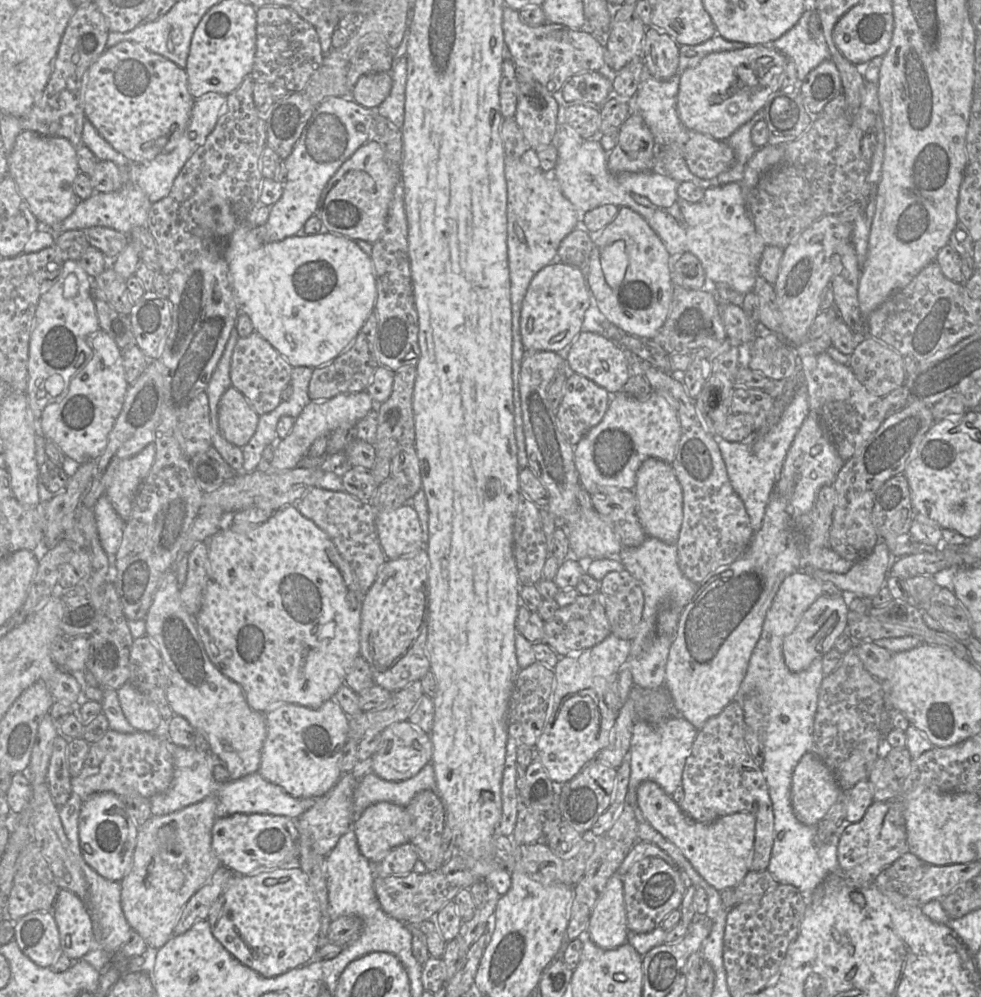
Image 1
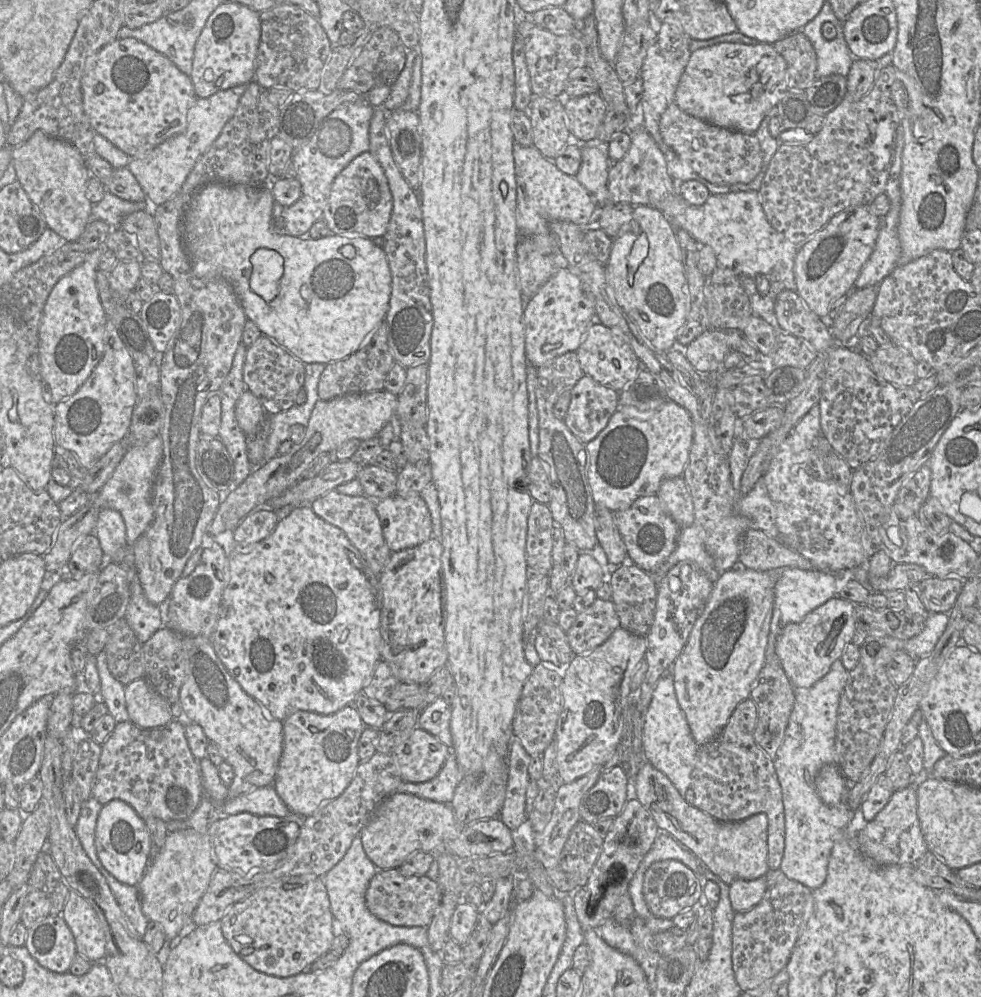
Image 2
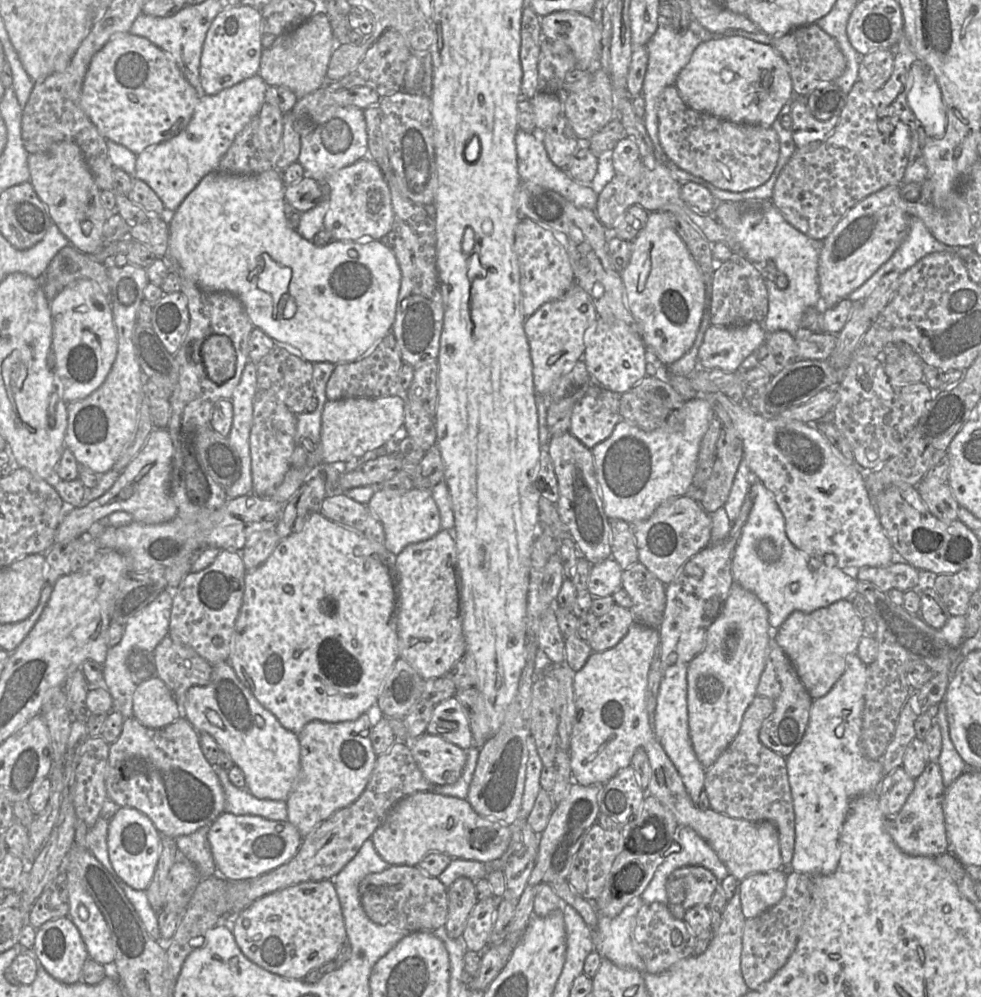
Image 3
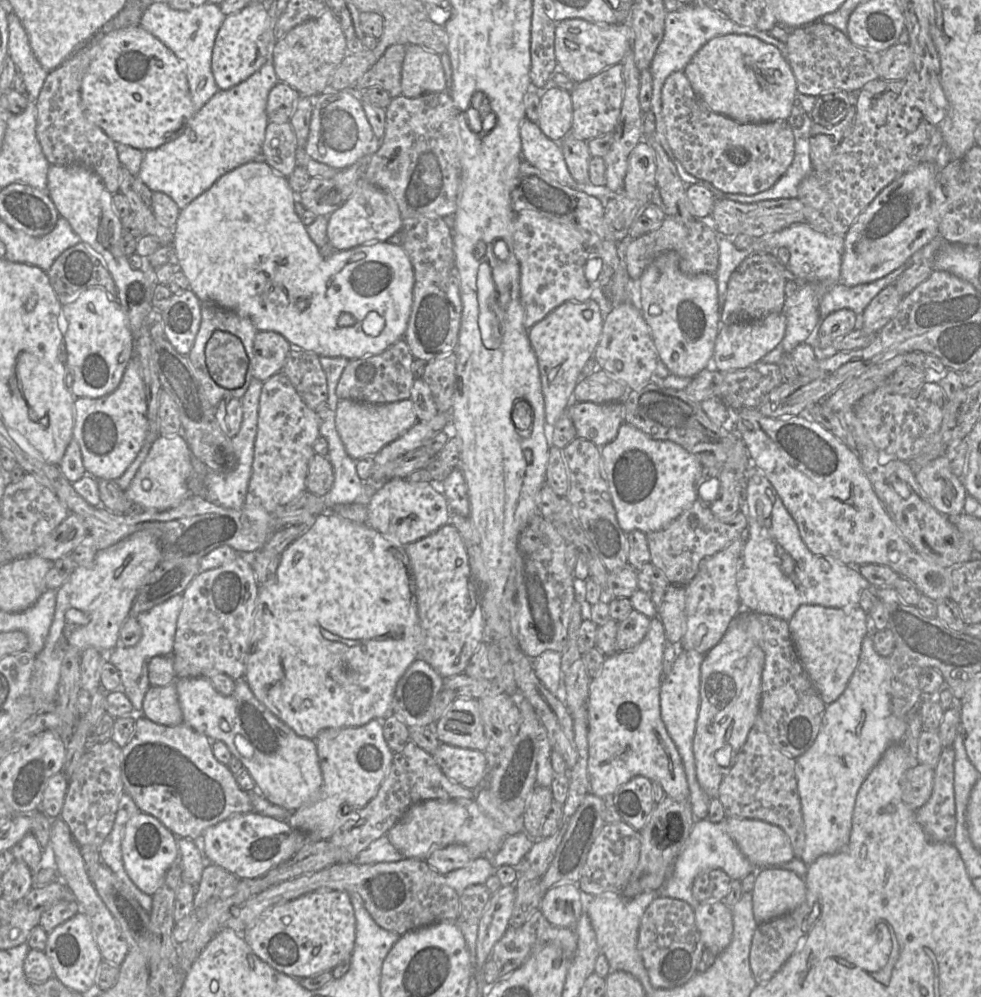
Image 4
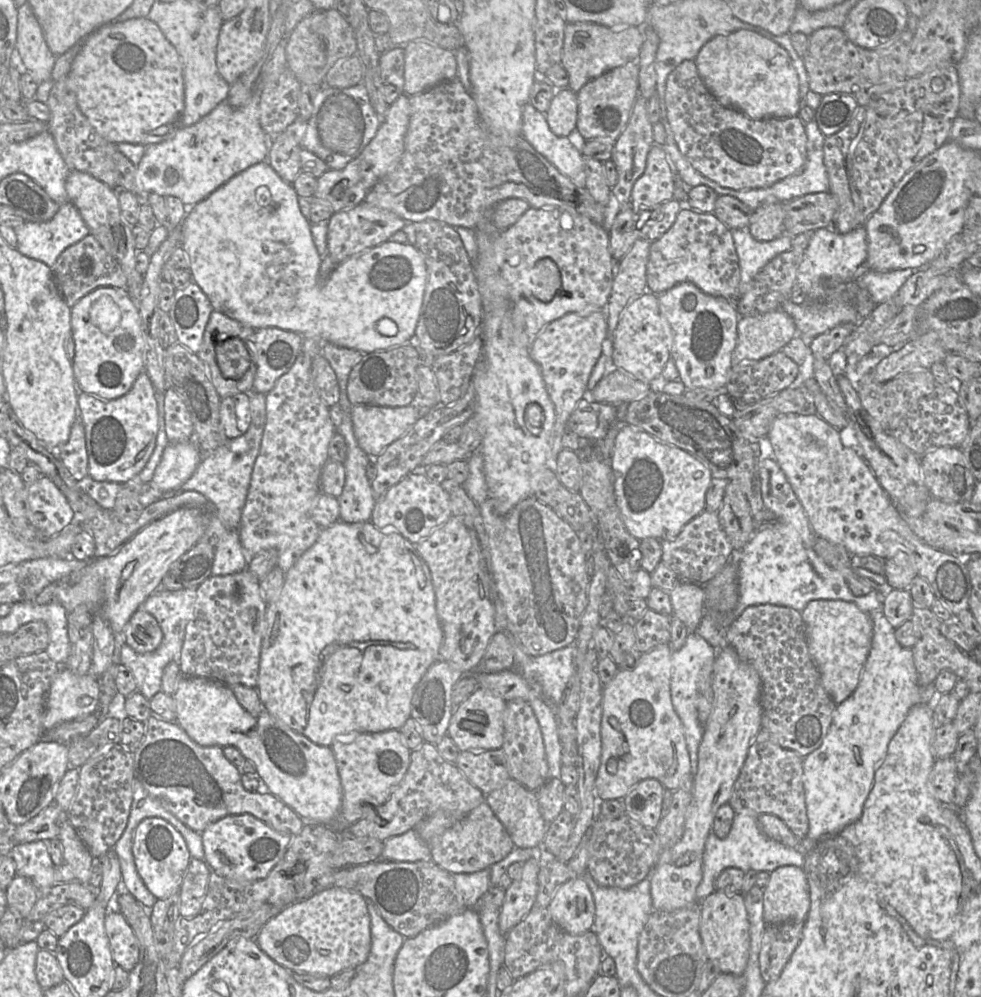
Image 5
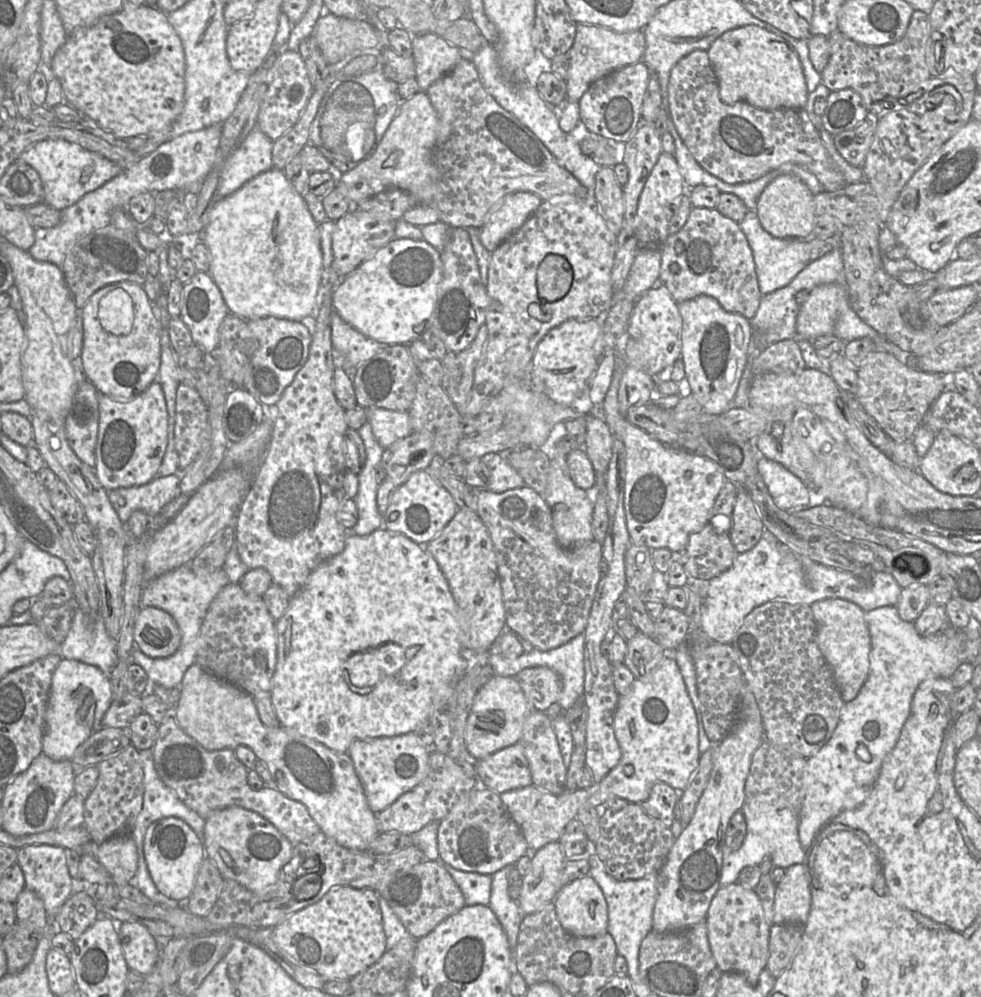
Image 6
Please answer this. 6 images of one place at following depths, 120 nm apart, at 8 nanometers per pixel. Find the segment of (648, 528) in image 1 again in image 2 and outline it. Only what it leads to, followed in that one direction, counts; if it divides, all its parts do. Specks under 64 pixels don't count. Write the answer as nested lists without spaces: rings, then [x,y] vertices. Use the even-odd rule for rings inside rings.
[[[682,476],[663,481],[656,496],[660,498],[668,514],[681,529],[694,524],[693,501]]]

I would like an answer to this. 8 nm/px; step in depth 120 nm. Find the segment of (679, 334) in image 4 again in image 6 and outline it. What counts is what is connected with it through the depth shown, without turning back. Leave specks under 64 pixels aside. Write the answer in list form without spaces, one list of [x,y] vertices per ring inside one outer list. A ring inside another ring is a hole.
[[[708,295],[678,303],[683,320],[681,357],[685,379],[703,411],[720,416],[733,406],[737,389],[754,353],[753,326],[744,316],[727,312]]]

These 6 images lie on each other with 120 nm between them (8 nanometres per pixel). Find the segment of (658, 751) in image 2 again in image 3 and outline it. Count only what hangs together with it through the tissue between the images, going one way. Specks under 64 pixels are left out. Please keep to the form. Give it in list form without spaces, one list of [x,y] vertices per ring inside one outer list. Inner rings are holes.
[[[675,664],[667,667],[658,691],[653,731],[677,769],[692,802],[697,805],[700,794],[704,791],[705,768],[697,759],[690,740],[687,689],[687,664]]]

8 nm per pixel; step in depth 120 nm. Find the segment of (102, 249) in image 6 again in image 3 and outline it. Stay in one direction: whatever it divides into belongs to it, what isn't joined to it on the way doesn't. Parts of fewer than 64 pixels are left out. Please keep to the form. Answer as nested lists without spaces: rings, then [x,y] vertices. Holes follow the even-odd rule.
[[[72,245],[62,248],[37,279],[49,301],[64,288],[81,279],[93,281],[106,298],[110,299],[111,296],[107,267]]]

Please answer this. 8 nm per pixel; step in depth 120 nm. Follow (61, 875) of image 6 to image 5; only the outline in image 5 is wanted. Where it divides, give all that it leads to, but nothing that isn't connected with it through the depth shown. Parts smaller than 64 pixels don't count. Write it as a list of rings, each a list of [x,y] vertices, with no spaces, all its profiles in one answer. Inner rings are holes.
[[[44,841],[15,844],[5,852],[15,862],[16,875],[31,879],[38,893],[55,884],[55,865]]]

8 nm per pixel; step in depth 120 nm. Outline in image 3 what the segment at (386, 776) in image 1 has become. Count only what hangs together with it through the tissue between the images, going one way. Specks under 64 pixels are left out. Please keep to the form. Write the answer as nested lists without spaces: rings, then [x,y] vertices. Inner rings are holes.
[[[429,733],[404,741],[423,776],[433,785],[449,785],[461,776],[466,753],[456,745]]]

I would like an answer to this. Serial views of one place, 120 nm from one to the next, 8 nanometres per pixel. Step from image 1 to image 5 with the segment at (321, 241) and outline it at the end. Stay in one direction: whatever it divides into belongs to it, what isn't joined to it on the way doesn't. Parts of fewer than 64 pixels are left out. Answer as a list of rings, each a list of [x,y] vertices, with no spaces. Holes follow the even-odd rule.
[[[262,161],[236,174],[206,199],[188,208],[189,211],[181,223],[181,247],[190,257],[189,271],[192,281],[205,293],[213,309],[254,330],[264,327],[277,327],[299,333],[304,338],[320,338],[323,341],[331,342],[340,347],[354,349],[364,354],[388,350],[406,343],[414,343],[415,330],[420,316],[427,280],[426,265],[420,251],[410,243],[400,244],[394,241],[386,241],[347,258],[338,264],[326,281],[322,281],[319,276],[321,257],[312,239],[311,223],[301,213],[298,200],[299,196],[292,185],[285,182],[267,161]]]

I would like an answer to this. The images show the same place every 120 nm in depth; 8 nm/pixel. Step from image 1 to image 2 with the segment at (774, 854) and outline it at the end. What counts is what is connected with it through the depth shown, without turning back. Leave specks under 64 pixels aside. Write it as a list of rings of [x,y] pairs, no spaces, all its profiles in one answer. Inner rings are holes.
[[[785,568],[777,572],[766,661],[777,657],[775,652],[776,641],[788,624],[801,622],[814,609],[837,596],[838,576],[829,571],[819,569],[802,570],[799,568]],[[836,660],[829,672],[809,688],[794,688],[795,703],[790,715],[784,741],[773,759],[774,768],[781,786],[785,814],[785,848],[779,867],[789,879],[797,881],[814,891],[821,887],[827,877],[829,858],[835,844],[845,837],[845,828],[852,819],[854,811],[847,804],[848,781],[842,801],[835,806],[824,804],[819,798],[815,779],[819,771],[828,764],[837,764],[836,725],[841,693],[848,681],[847,671],[841,660]]]

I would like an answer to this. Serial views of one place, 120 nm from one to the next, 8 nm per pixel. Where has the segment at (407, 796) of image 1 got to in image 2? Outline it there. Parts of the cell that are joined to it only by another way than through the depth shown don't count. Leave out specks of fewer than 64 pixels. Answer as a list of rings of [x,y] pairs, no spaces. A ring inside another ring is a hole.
[[[450,753],[440,772],[433,779],[417,783],[403,782],[396,792],[405,792],[423,799],[449,804],[463,776],[455,754]]]

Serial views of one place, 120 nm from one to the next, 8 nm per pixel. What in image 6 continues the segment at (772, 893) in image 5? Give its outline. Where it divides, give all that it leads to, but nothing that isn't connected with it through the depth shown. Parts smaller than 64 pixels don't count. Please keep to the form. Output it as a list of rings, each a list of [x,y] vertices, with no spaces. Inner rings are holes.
[[[794,864],[785,869],[785,875],[776,886],[773,923],[802,923],[808,920],[811,910],[811,874],[806,864]]]

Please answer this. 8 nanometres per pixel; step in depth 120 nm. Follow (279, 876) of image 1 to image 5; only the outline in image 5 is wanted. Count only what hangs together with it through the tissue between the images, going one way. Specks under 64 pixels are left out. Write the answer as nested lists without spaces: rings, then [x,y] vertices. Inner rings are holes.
[[[338,887],[318,889],[269,919],[255,937],[260,949],[289,971],[329,978],[364,963],[371,949],[370,916],[361,894]]]

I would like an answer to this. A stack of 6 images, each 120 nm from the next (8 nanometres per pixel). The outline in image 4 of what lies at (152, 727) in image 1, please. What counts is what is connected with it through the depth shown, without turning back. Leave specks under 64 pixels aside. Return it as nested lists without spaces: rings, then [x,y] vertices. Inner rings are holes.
[[[175,685],[150,686],[143,699],[142,714],[150,721],[164,726],[183,723]]]

